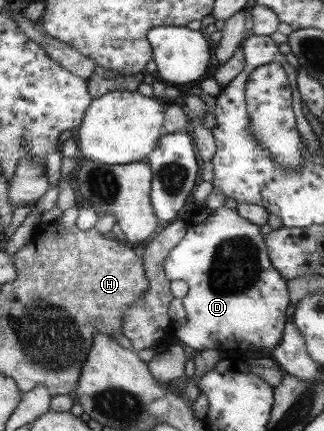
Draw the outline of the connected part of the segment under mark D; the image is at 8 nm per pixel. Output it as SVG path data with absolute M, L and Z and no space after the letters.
M205 206L188 218L185 232L184 240L168 256L165 264L167 278L184 280L189 286L189 291L183 298L188 321L175 324L176 340L195 351L237 348L245 352L253 348L274 348L281 340L285 310L290 300L287 300L283 276L271 266L272 262L267 264L268 248L265 248L266 242L263 242L263 236L259 234L259 226L241 218L235 208Z

